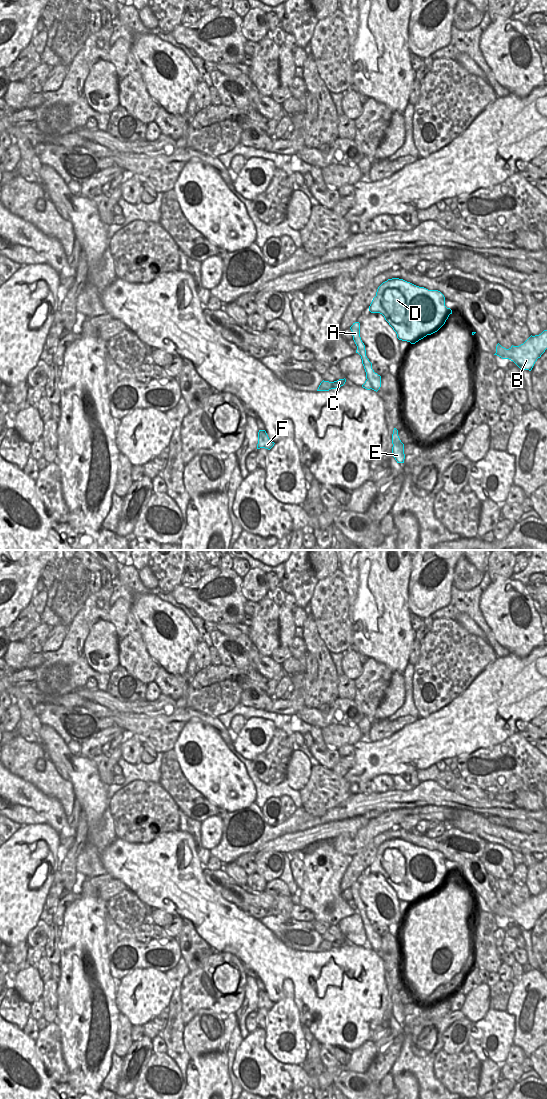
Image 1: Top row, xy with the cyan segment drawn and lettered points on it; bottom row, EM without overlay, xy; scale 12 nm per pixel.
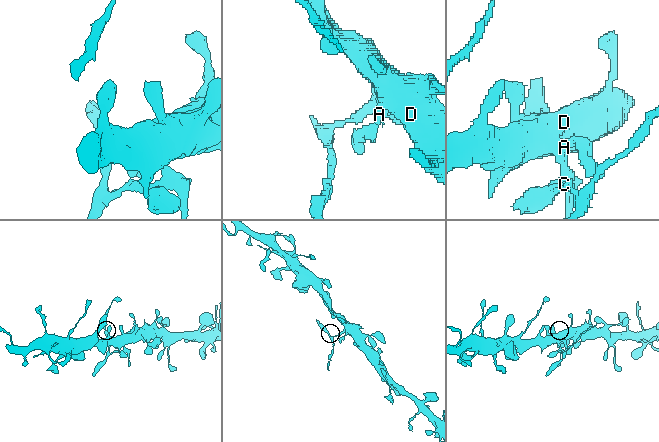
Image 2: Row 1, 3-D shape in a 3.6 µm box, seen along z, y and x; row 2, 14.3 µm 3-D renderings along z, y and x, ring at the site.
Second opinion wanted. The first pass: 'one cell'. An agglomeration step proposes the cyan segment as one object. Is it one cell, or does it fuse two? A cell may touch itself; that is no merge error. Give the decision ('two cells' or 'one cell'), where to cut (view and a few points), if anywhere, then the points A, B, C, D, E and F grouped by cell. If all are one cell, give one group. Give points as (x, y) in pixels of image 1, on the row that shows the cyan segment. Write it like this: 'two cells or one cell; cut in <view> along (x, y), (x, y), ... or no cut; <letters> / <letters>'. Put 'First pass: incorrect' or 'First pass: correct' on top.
First pass: incorrect
two cells; cut in xy along (367, 378), (372, 388); A B D E / C F

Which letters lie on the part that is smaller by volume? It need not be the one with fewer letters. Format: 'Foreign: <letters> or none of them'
Foreign: C, F

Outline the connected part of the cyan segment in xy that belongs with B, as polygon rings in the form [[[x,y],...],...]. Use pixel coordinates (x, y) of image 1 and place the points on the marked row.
[[[544,330],[539,335],[531,335],[523,344],[519,346],[512,345],[509,349],[498,343],[494,355],[513,361],[521,370],[531,371],[537,359],[541,357],[546,349],[547,330]]]

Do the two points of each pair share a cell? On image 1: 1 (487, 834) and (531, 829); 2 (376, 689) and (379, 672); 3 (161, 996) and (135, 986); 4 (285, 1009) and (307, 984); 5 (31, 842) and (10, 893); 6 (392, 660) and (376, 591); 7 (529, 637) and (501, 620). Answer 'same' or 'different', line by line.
1: different
2: same
3: same
4: different
5: same
6: same
7: same

